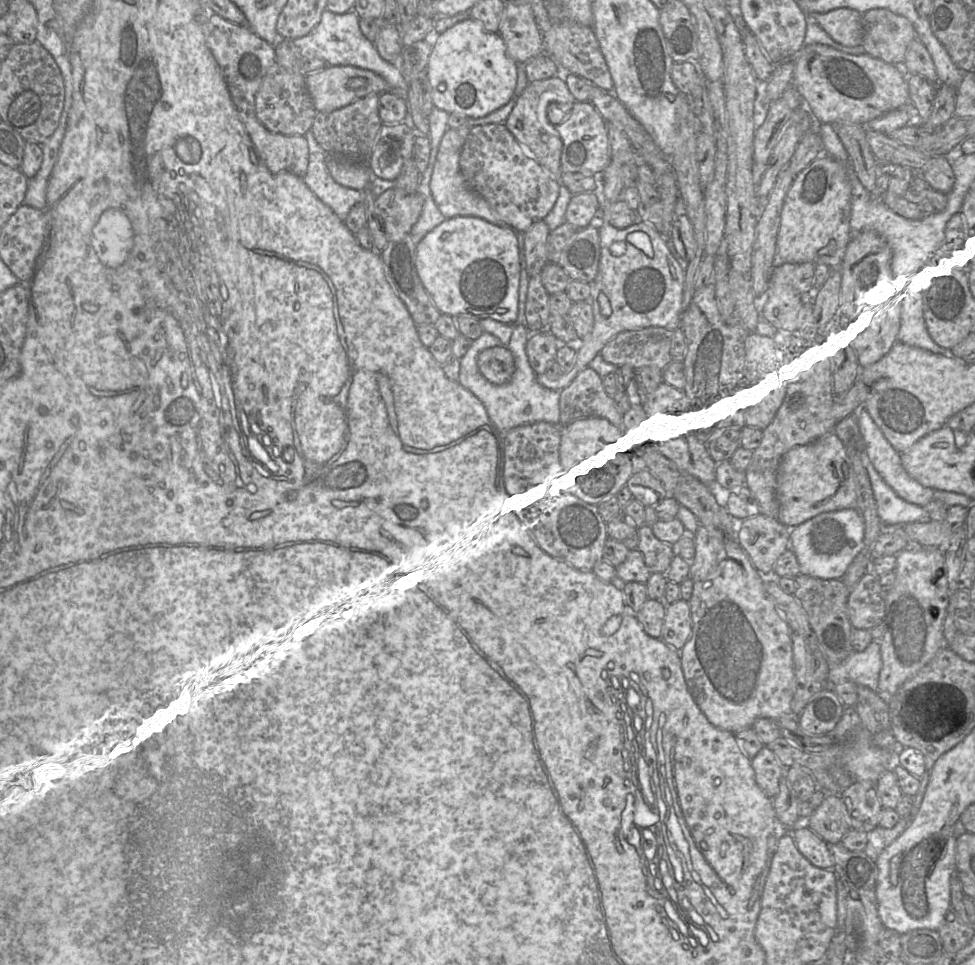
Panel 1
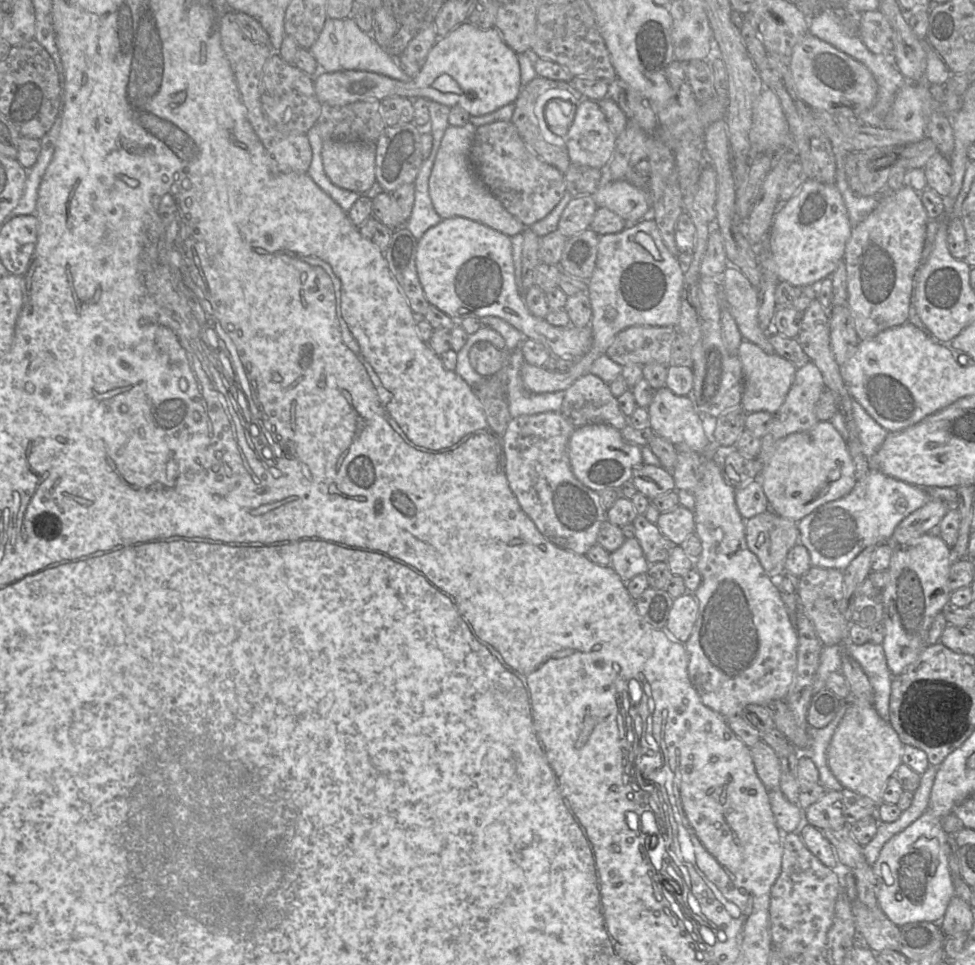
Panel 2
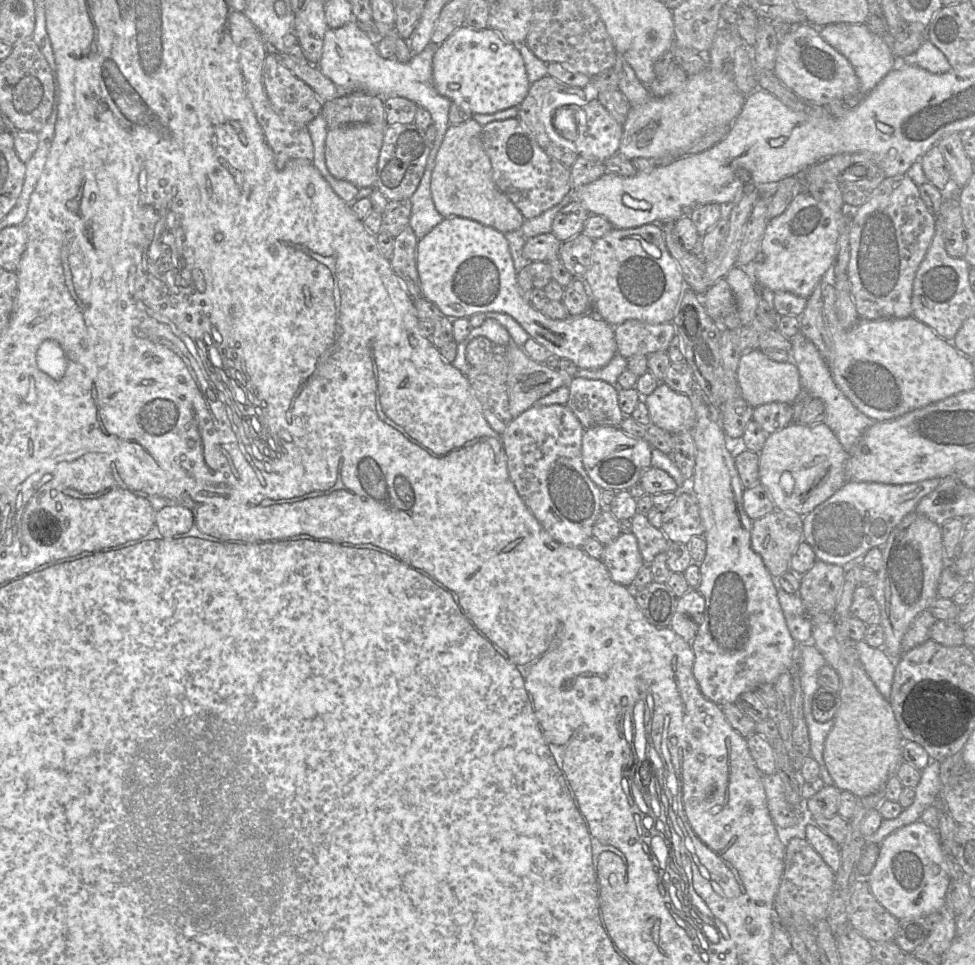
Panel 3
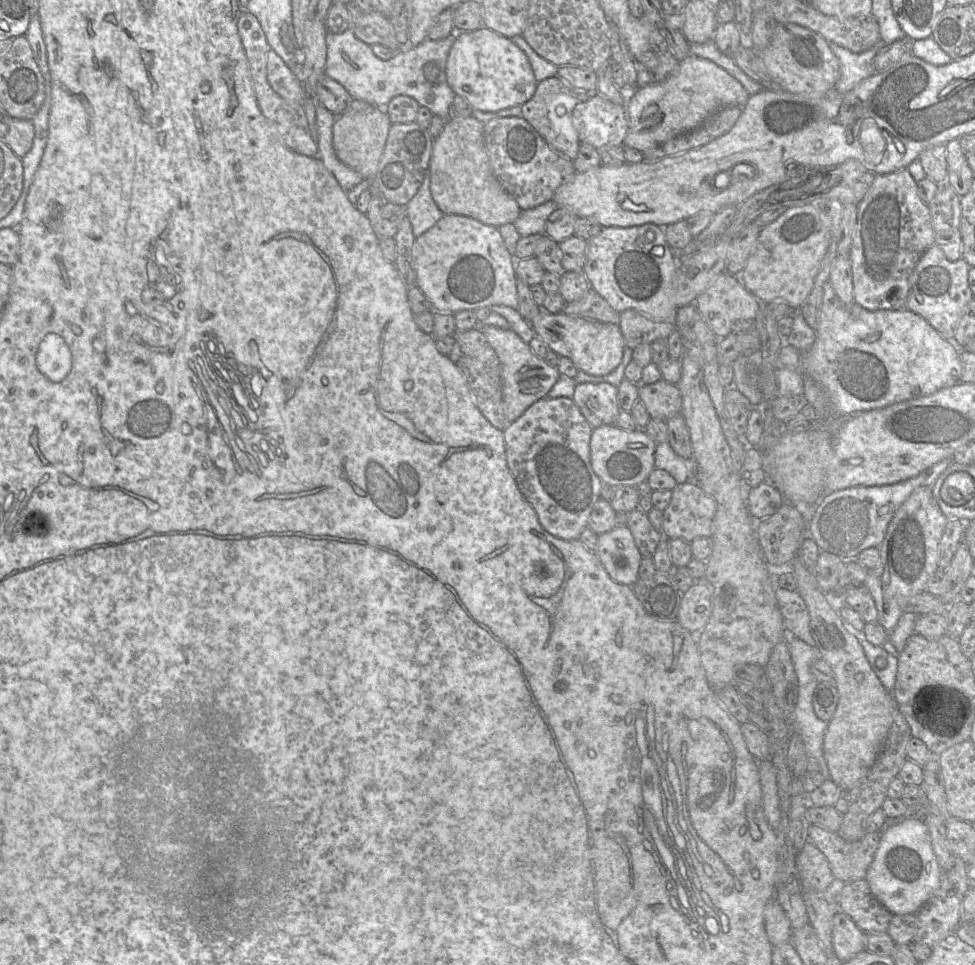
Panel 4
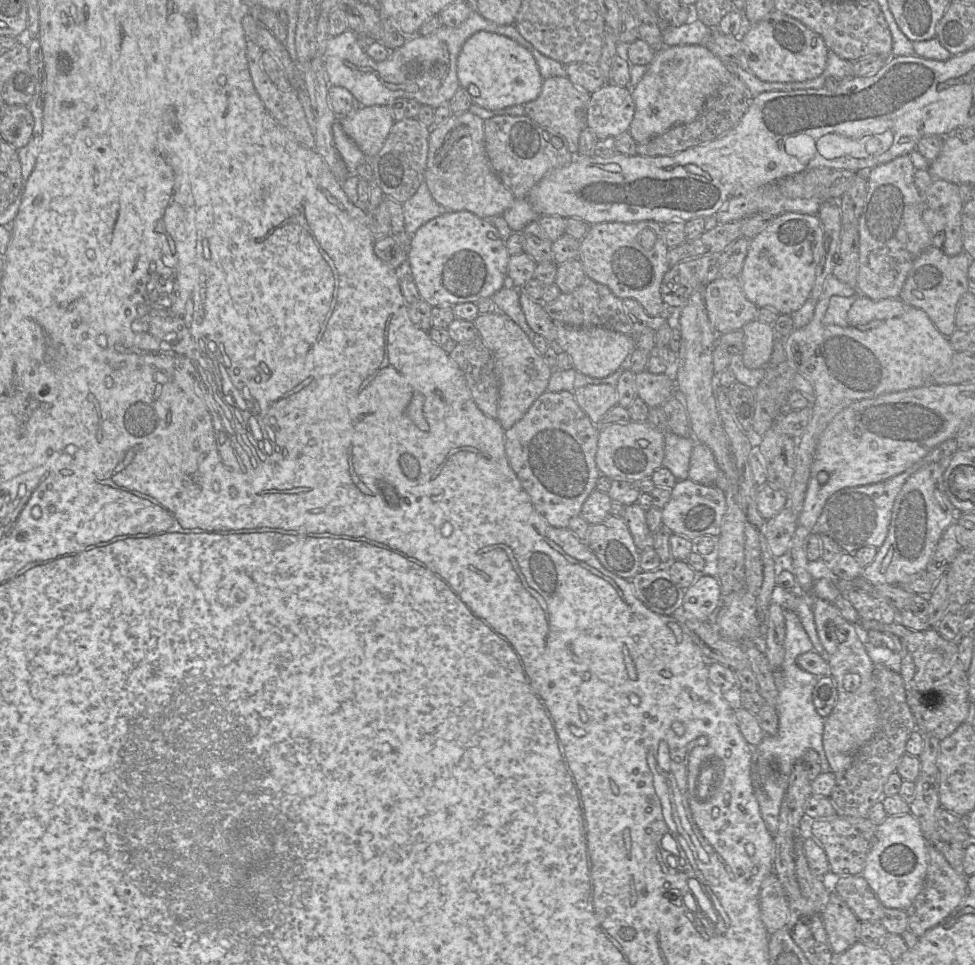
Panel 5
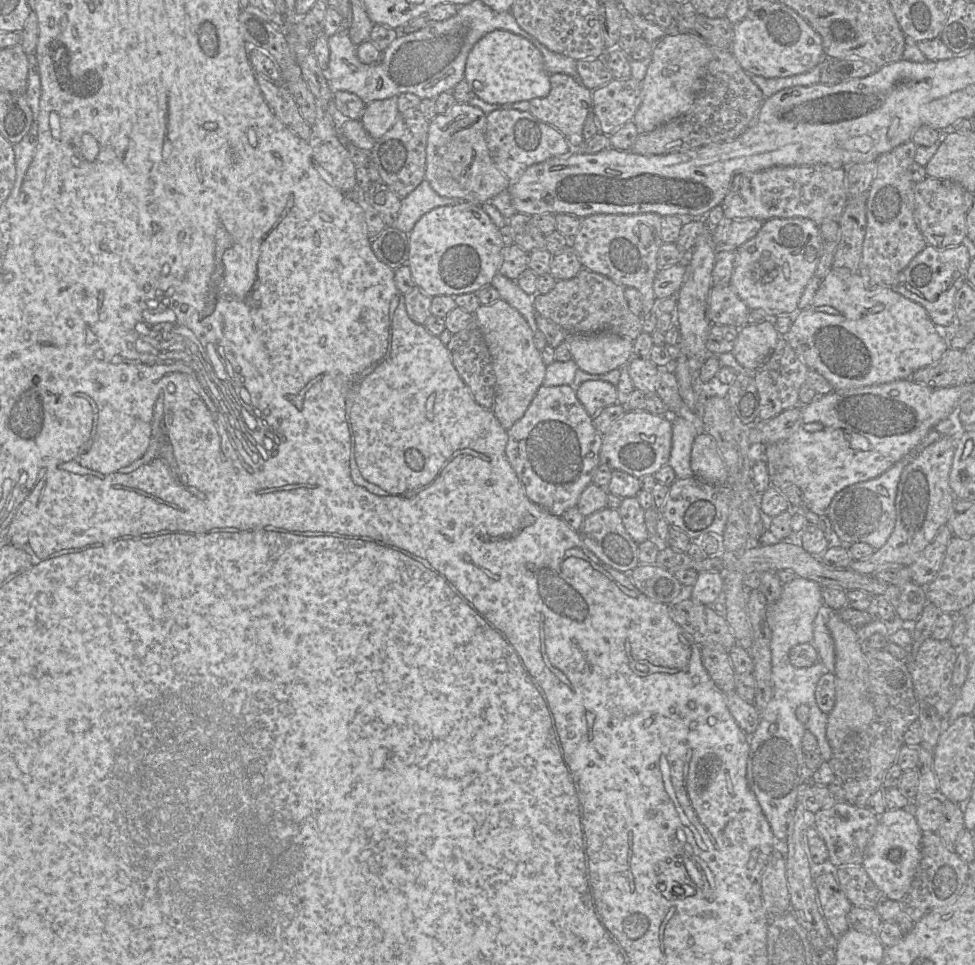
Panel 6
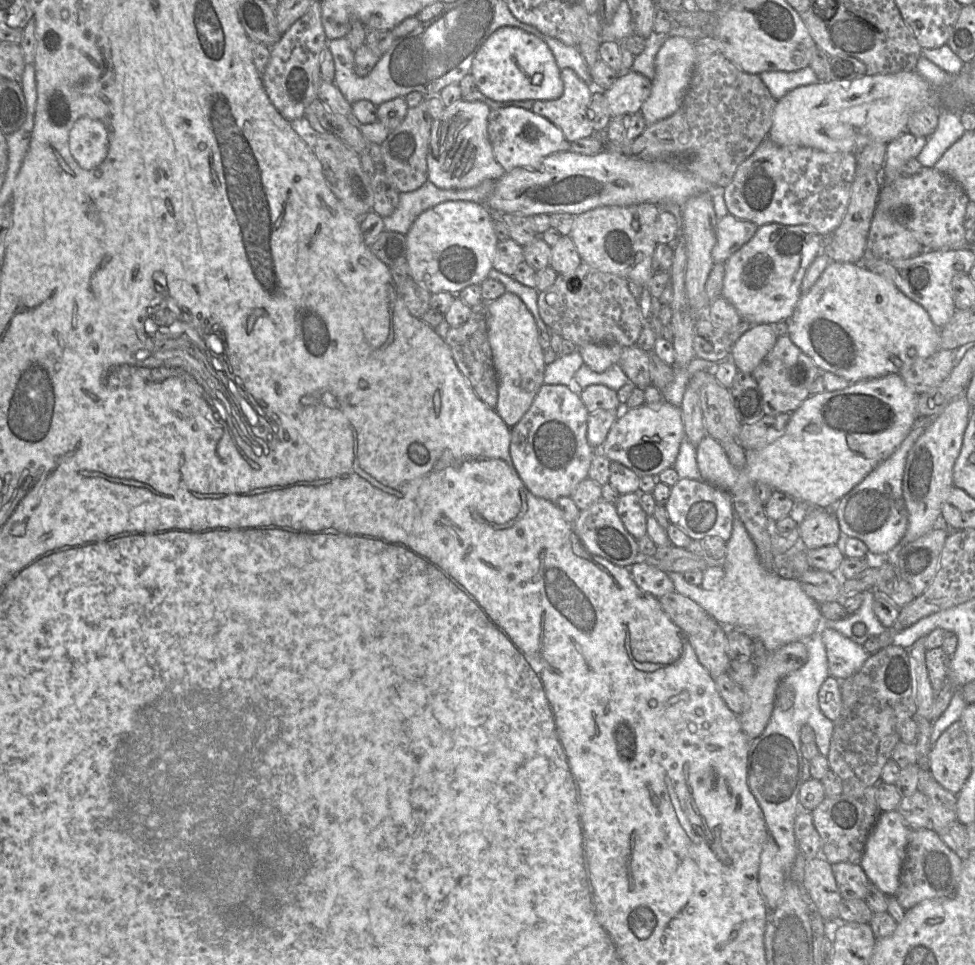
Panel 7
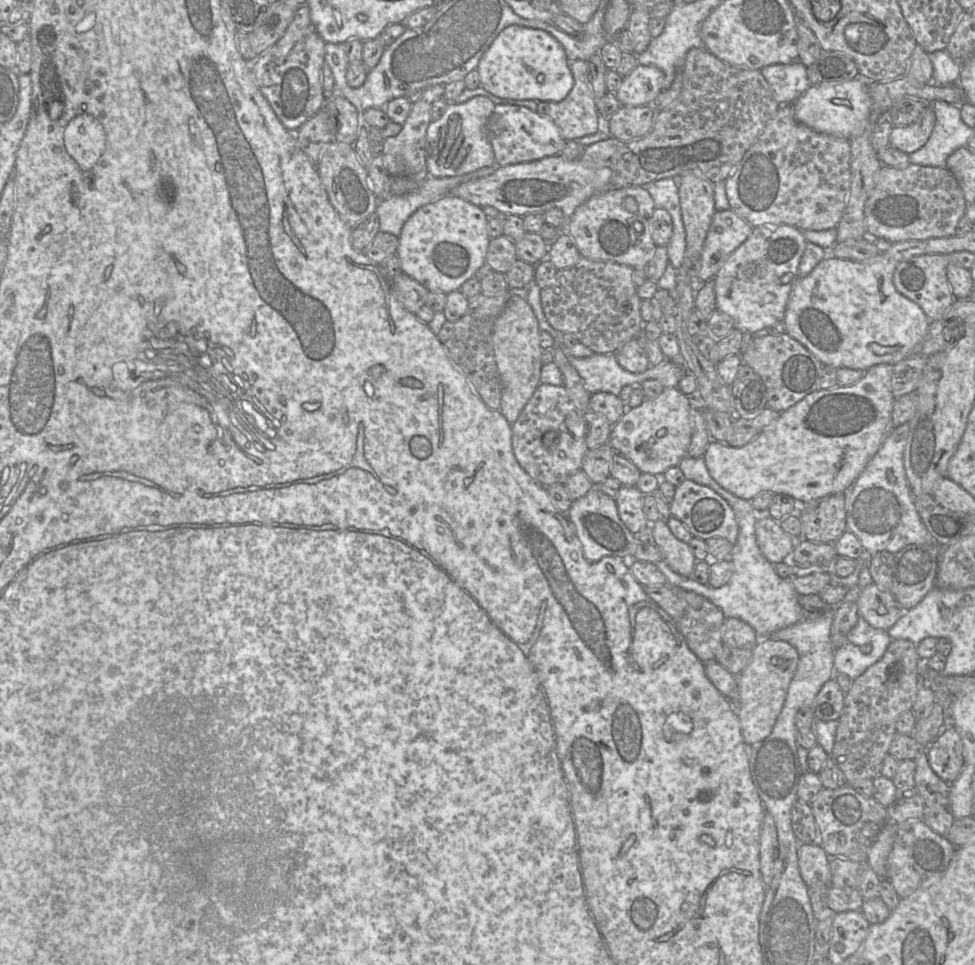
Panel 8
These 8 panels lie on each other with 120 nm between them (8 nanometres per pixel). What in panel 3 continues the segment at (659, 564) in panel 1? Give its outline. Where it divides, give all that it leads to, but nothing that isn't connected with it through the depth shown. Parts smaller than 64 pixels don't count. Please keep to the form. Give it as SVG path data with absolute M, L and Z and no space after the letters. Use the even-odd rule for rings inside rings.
M641 513L632 518L632 533L645 564L650 564L658 554L665 553L671 543L662 530L650 524L646 515Z

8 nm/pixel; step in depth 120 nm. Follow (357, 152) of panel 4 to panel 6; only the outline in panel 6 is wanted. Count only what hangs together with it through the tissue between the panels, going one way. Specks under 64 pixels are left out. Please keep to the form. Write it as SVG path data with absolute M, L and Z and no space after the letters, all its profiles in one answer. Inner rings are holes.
M389 98L367 104L359 120L367 133L378 140L392 127L398 114L397 98Z

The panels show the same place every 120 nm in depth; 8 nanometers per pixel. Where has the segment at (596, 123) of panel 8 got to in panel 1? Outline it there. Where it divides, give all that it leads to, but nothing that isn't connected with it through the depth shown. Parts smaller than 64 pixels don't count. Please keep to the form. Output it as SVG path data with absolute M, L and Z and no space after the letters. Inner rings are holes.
M561 71L557 76L529 83L521 96L518 97L514 109L505 122L505 126L518 141L523 152L527 156L531 154L560 183L563 175L561 168L563 141L556 131L555 125L548 120L548 107L551 103L556 102L566 114L566 118L571 113L576 100L566 84L564 74ZM529 148L532 152L529 151Z

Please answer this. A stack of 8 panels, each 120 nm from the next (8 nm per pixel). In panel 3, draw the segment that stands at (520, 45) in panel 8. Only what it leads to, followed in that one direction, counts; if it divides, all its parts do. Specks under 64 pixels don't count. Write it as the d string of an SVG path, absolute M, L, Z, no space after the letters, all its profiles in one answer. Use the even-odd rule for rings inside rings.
M461 26L460 28L456 29L443 43L441 43L438 46L437 51L433 56L432 67L433 67L433 71L432 71L433 83L438 93L450 99L453 103L456 103L462 106L463 108L468 108L470 112L472 112L473 114L493 114L498 111L502 111L514 106L519 107L519 105L527 96L528 90L531 85L527 77L524 60L520 54L518 45L509 42L507 39L504 38L502 33L497 34L495 30L489 27L482 30L478 30L478 29L472 29L468 26Z

